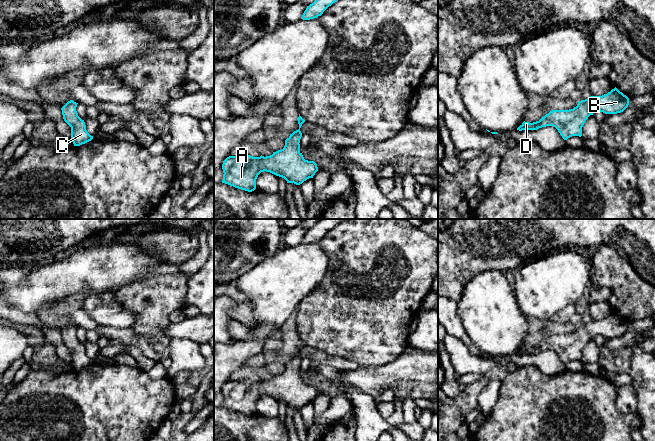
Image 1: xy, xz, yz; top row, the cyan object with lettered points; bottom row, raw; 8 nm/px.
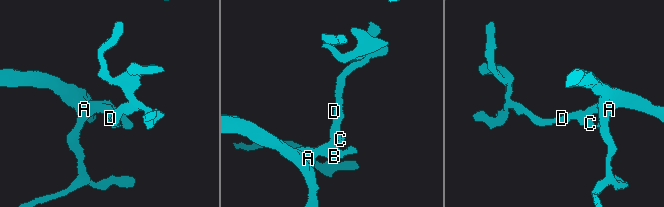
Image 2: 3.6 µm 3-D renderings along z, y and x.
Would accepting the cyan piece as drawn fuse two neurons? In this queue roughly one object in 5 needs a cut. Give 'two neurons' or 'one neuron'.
one neuron

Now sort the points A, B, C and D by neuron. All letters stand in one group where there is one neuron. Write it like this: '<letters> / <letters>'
A B C D

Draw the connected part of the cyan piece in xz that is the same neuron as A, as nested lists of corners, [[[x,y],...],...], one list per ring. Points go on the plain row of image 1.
[[[298,341],[299,353],[294,355],[285,364],[283,373],[273,376],[270,380],[253,381],[229,380],[222,388],[222,407],[235,412],[252,416],[256,413],[256,403],[261,396],[270,396],[284,402],[287,407],[302,408],[309,402],[313,402],[318,395],[314,385],[305,384],[300,376],[300,352],[305,344]]]

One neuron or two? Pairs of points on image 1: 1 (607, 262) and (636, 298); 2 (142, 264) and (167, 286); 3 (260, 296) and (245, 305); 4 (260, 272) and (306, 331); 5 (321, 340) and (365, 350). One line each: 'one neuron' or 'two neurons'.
1: one neuron
2: two neurons
3: two neurons
4: two neurons
5: one neuron

